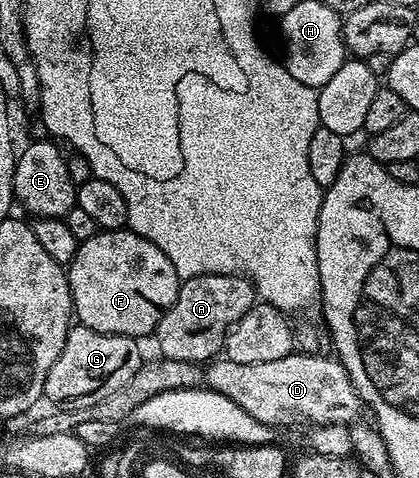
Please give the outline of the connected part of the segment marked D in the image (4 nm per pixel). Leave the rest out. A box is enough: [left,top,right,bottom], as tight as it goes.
[203,350,363,426]

